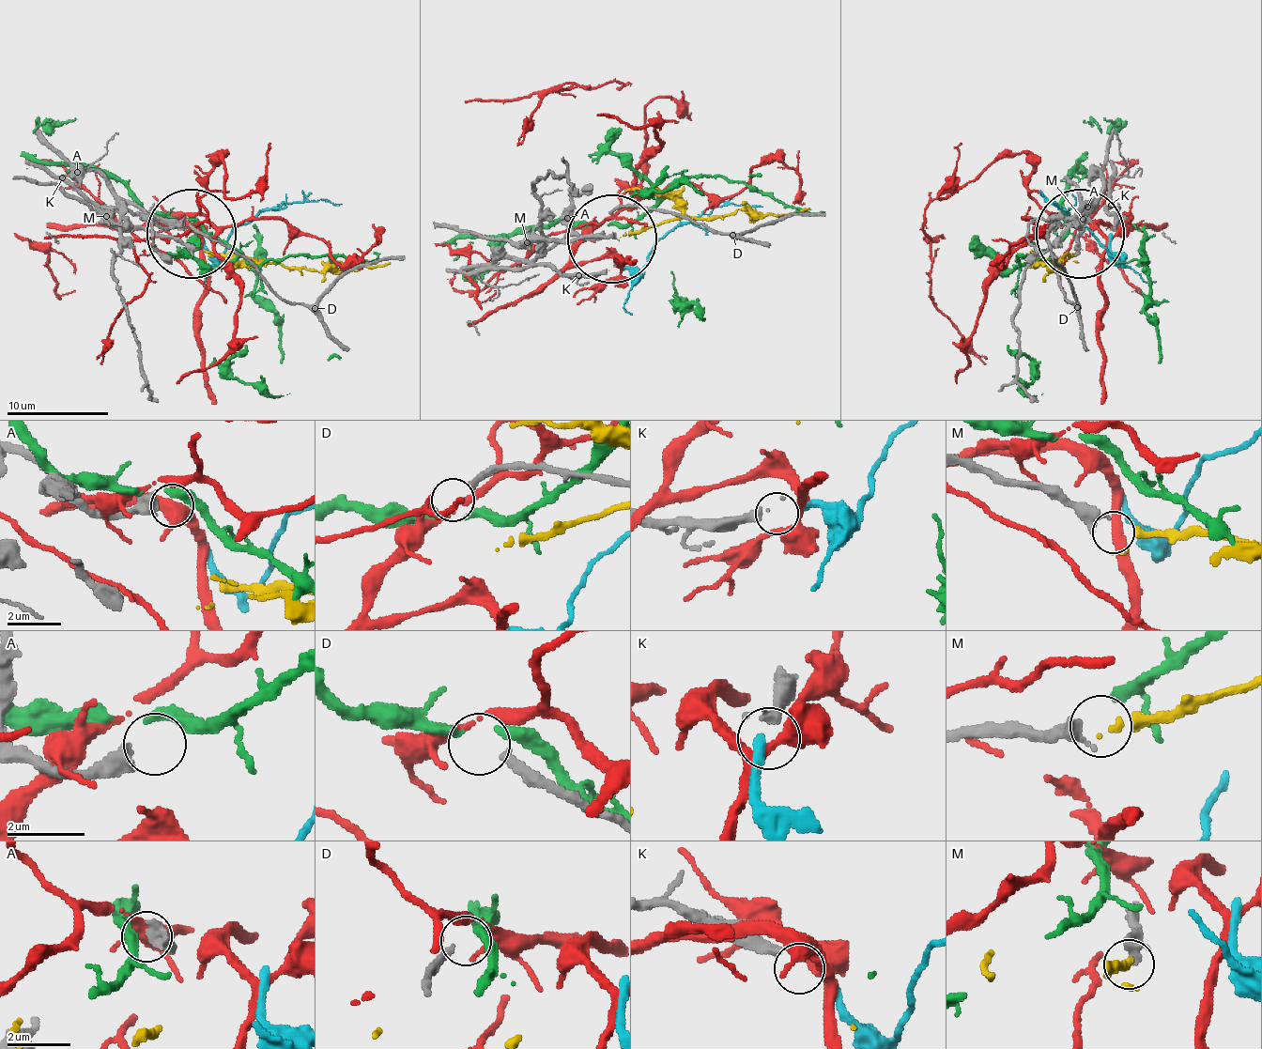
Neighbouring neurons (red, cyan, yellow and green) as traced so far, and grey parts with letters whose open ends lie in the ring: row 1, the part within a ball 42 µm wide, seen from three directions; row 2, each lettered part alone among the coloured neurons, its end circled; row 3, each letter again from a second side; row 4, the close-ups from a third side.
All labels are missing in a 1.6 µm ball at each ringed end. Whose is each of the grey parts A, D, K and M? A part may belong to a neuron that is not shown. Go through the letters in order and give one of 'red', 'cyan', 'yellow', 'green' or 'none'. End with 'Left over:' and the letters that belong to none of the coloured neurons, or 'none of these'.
A: none
D: none
K: cyan
M: yellow
Left over: A, D

